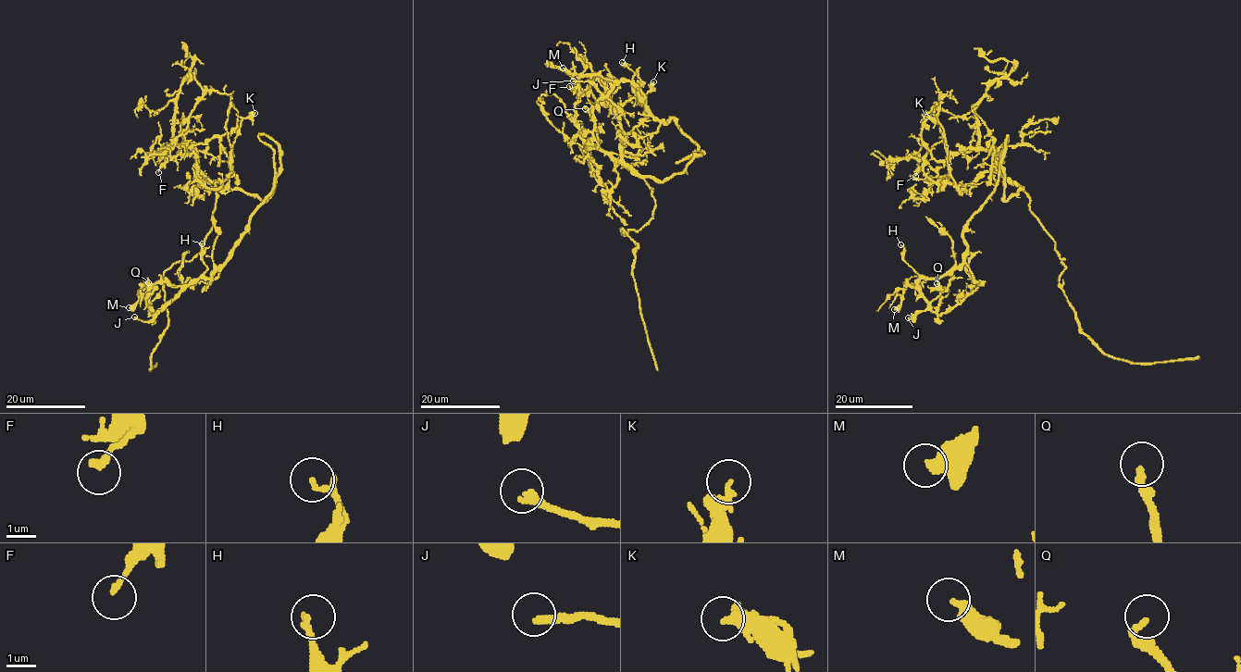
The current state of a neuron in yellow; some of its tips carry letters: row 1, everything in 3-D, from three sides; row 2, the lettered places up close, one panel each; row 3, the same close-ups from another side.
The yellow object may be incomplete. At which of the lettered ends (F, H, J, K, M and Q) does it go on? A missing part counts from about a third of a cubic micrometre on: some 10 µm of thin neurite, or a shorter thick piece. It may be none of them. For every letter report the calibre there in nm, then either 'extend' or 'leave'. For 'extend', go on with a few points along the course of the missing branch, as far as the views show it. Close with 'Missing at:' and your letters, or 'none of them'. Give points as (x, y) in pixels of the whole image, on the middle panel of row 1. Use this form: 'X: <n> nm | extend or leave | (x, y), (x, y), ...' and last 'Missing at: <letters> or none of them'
F: 200 nm | leave
H: 200 nm | leave
J: 280 nm | extend
K: 200 nm | leave
M: 400 nm | leave
Q: 220 nm | leave
Missing at: J

